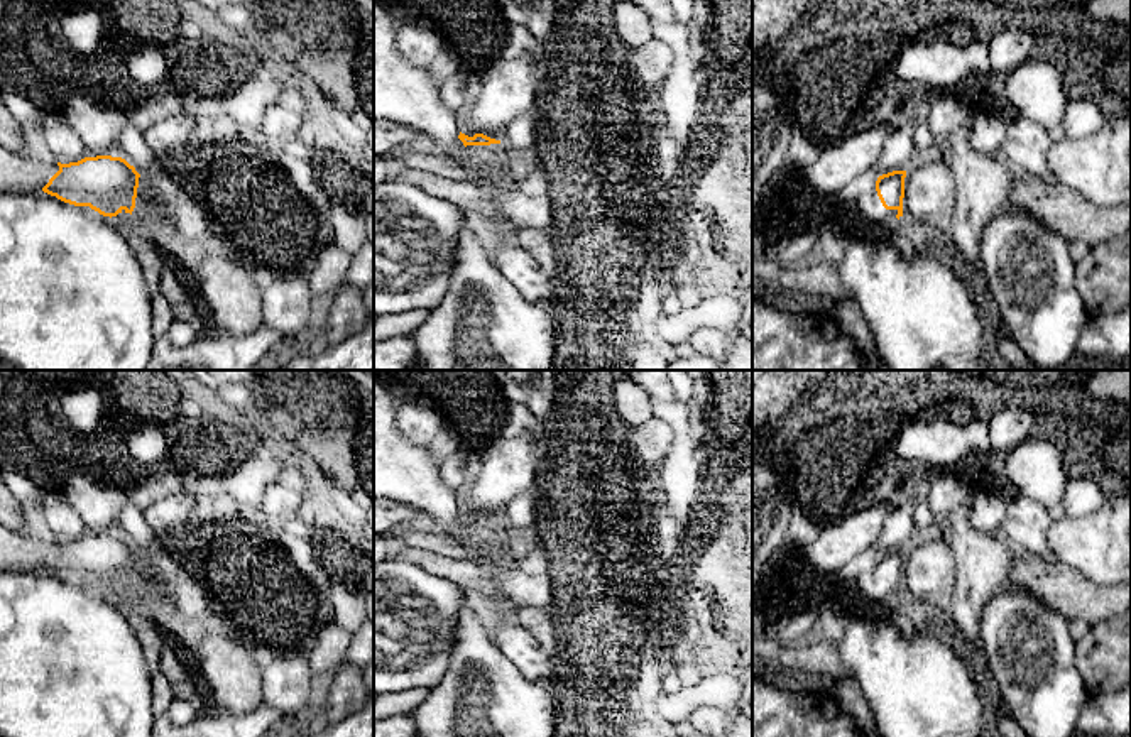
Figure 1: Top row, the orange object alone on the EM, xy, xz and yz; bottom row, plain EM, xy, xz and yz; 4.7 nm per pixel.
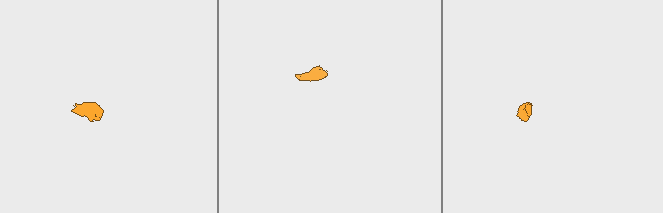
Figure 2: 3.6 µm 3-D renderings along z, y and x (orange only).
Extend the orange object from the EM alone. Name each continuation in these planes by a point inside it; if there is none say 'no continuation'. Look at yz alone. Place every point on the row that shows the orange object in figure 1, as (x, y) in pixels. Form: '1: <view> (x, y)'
1: yz (869, 208)

